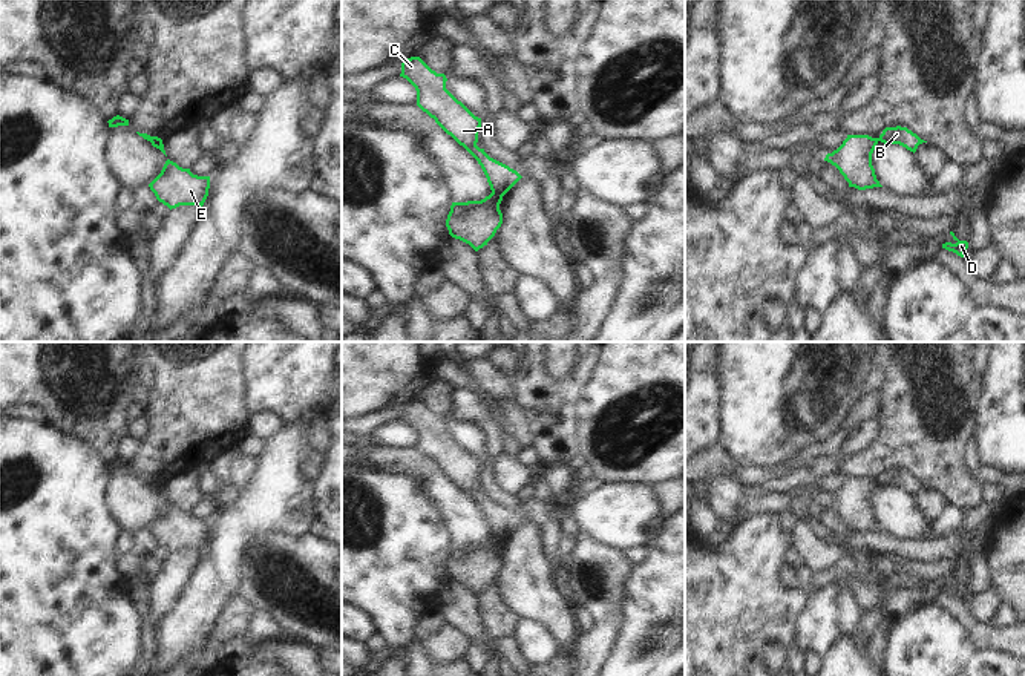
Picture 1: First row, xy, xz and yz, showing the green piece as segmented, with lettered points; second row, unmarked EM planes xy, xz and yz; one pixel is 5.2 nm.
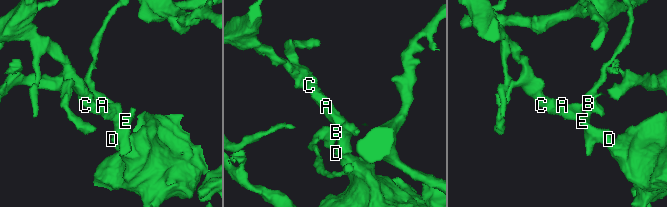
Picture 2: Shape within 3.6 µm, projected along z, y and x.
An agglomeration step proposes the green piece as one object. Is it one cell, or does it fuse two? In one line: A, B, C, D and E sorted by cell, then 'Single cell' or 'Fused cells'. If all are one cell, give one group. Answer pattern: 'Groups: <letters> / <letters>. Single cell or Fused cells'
Groups: A C D E / B. Fused cells

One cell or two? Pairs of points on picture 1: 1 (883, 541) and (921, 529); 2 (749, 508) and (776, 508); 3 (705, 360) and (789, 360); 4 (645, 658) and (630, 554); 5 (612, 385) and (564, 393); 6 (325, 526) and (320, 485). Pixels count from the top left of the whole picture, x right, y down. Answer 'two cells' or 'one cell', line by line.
1: two cells
2: one cell
3: two cells
4: two cells
5: two cells
6: one cell

